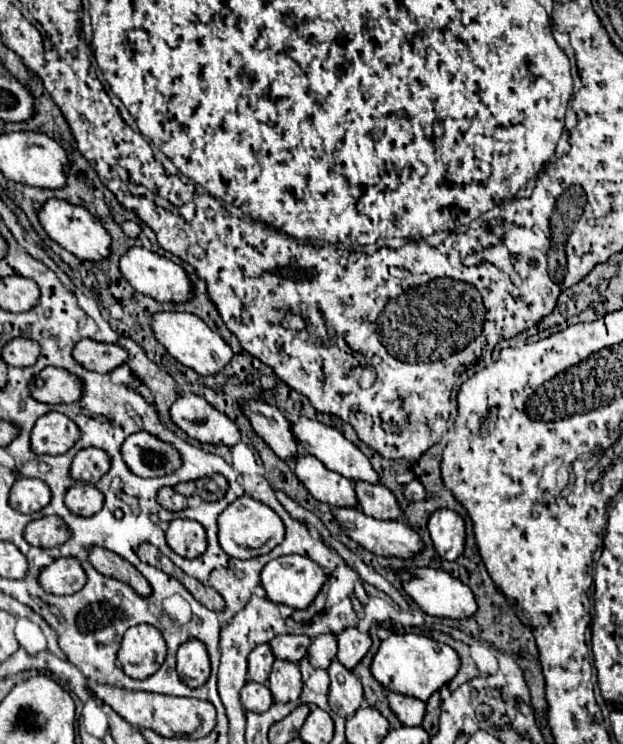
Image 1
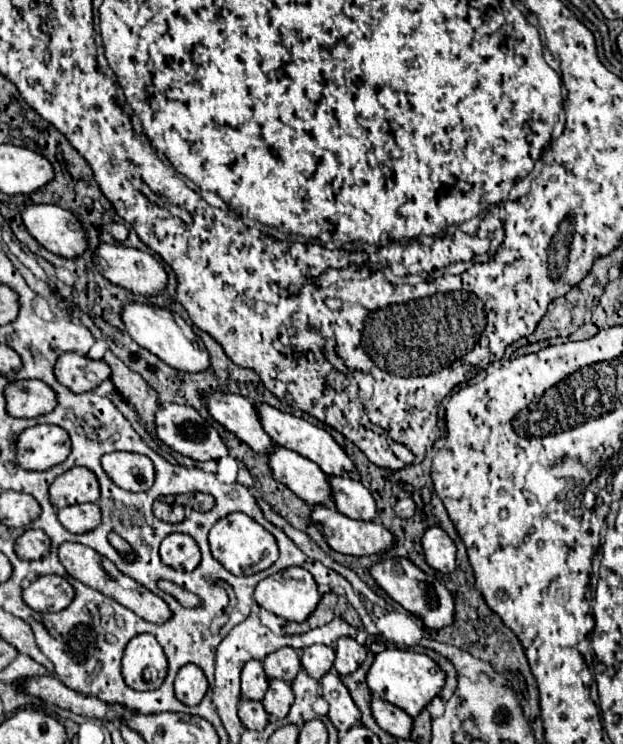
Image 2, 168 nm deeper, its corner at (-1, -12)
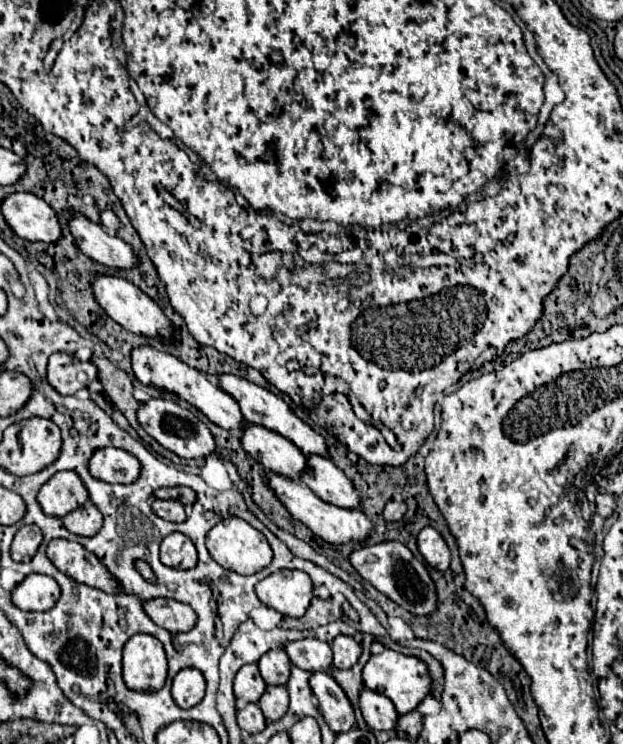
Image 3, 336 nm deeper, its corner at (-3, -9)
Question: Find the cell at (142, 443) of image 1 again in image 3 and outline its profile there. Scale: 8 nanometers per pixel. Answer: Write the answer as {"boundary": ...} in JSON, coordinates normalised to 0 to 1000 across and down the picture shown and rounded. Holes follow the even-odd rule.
{"boundary":[[[165,601],[149,609],[143,620],[143,633],[152,644],[169,649],[217,649],[226,638],[226,622],[210,609],[188,601]]]}

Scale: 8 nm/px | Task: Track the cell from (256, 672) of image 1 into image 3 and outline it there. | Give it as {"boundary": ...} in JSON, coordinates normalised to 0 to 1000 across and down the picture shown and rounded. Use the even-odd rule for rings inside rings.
{"boundary":[[[409,891],[390,894],[380,907],[377,907],[377,937],[396,942],[396,945],[413,945],[425,929],[429,918],[422,915],[416,897]]]}

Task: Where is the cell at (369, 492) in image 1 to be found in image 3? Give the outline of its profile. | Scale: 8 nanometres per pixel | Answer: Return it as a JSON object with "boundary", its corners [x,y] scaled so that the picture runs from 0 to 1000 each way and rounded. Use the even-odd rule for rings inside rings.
{"boundary":[[[493,614],[493,620],[493,633],[483,647],[509,668],[551,684],[573,684],[579,679],[579,668],[567,647],[531,617]]]}

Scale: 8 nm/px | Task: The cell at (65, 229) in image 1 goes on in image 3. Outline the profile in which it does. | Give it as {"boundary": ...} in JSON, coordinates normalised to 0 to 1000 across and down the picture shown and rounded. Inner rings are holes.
{"boundary":[[[21,259],[8,265],[2,286],[34,321],[69,327],[88,327],[98,321],[91,286],[75,270],[53,259]]]}

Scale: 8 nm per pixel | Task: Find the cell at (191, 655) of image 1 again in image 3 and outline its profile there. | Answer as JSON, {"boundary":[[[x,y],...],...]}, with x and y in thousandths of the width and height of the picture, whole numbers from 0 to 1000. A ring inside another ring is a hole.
{"boundary":[[[310,897],[291,899],[278,913],[274,934],[278,934],[281,945],[294,953],[307,953],[310,948],[316,948],[329,934],[326,905],[319,899],[310,899]]]}

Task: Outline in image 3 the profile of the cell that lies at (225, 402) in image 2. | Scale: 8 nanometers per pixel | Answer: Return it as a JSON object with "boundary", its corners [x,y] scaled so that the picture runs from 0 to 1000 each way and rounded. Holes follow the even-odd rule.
{"boundary":[[[246,466],[213,469],[210,483],[213,483],[213,501],[226,515],[281,528],[287,536],[313,544],[326,558],[332,558],[345,571],[355,571],[358,577],[384,577],[384,579],[393,577],[396,566],[387,555],[384,542],[368,528],[361,528],[348,515],[339,515],[329,501],[323,501],[323,499],[297,491],[284,480],[278,480],[271,474],[258,474]]]}

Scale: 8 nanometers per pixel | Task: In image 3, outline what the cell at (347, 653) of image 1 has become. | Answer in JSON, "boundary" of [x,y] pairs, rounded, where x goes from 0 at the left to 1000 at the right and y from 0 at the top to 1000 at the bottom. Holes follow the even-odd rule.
{"boundary":[[[541,853],[531,864],[531,872],[535,872],[535,894],[541,899],[567,897],[579,883],[579,867],[557,853]]]}

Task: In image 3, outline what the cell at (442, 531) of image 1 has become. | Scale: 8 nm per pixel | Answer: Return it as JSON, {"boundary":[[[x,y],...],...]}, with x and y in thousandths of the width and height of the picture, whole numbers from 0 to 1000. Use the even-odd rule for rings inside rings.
{"boundary":[[[695,708],[676,711],[676,716],[669,722],[669,735],[692,762],[698,762],[705,767],[721,765],[724,741],[721,741],[721,735],[717,735],[717,730],[705,714],[698,714]]]}

